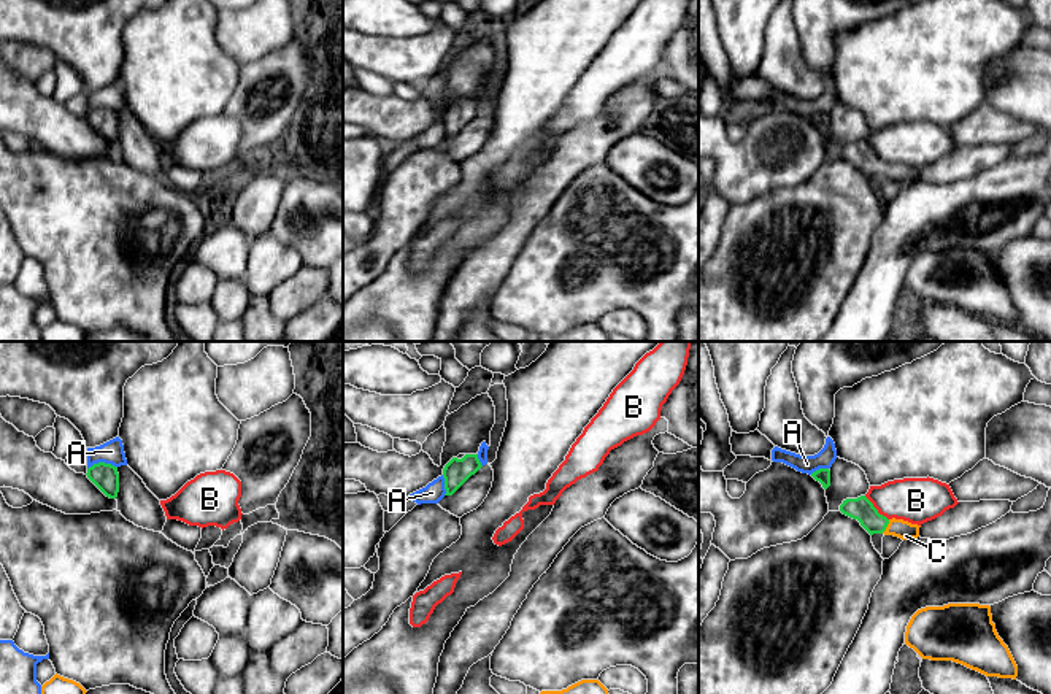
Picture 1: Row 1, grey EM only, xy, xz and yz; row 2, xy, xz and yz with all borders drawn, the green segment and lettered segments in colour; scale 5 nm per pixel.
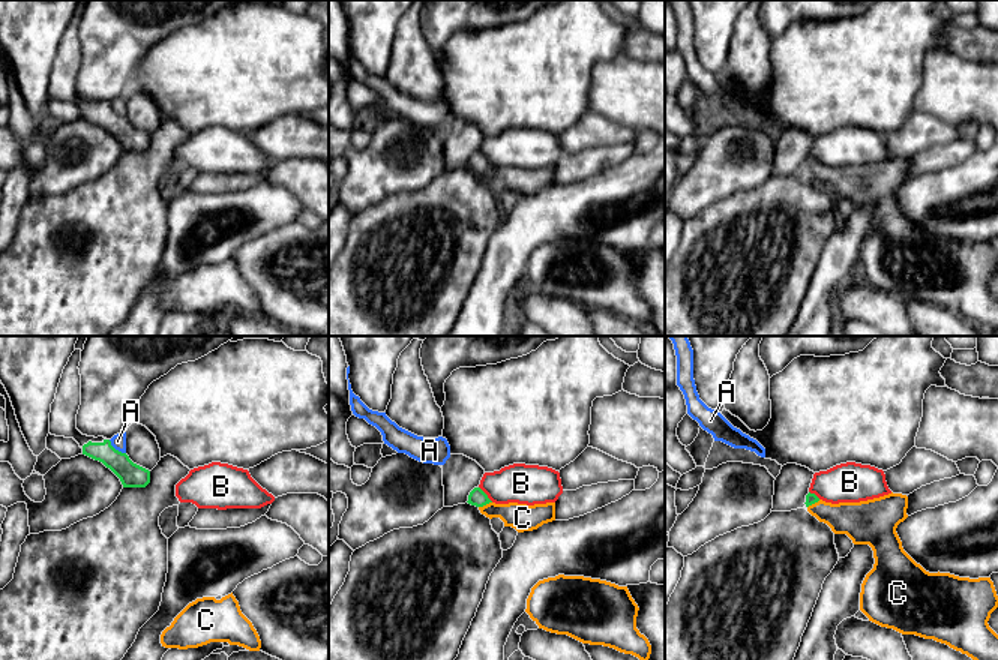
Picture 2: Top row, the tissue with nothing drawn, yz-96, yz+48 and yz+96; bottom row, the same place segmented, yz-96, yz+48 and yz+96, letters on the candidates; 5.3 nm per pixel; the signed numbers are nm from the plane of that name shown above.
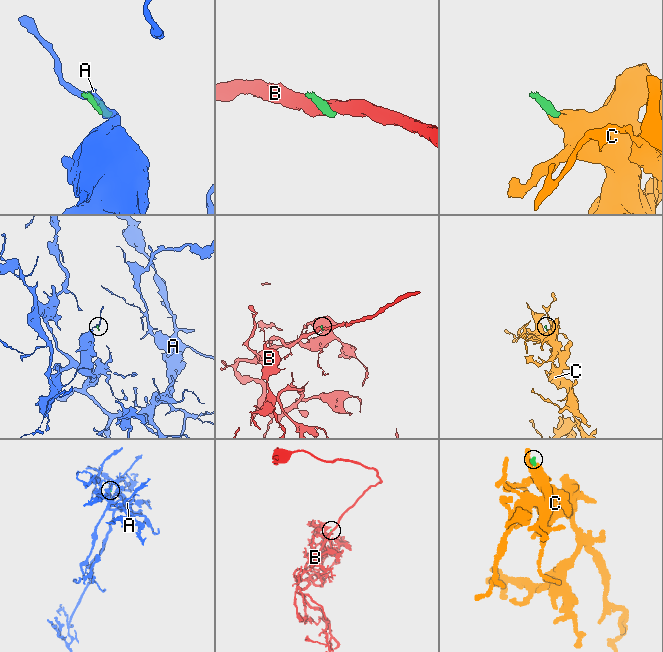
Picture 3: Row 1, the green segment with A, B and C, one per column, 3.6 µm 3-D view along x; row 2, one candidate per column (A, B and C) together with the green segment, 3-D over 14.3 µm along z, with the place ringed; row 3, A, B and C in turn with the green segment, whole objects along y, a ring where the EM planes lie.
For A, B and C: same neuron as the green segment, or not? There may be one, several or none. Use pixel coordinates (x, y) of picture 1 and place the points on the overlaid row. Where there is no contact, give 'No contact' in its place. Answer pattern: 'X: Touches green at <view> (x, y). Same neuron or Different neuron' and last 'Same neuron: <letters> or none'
A: Touches green at xy (102, 462). Different neuron
B: Touches green at yz (875, 508). Different neuron
C: Touches green at yz (886, 526). Same neuron
Same neuron: C

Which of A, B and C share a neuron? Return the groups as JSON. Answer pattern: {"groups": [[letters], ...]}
{"groups": [["A"], ["B"], ["C"]]}

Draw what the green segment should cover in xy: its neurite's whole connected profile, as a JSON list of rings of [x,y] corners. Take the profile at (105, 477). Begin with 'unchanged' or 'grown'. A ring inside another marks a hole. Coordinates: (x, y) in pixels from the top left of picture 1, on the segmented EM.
unchanged; [[[105,462],[94,464],[87,468],[87,478],[110,499],[116,499],[119,492],[117,467]]]

